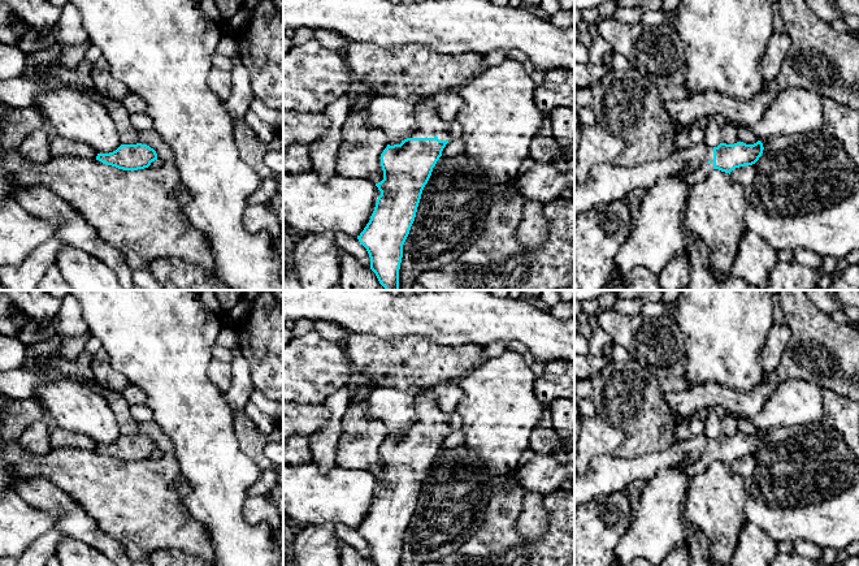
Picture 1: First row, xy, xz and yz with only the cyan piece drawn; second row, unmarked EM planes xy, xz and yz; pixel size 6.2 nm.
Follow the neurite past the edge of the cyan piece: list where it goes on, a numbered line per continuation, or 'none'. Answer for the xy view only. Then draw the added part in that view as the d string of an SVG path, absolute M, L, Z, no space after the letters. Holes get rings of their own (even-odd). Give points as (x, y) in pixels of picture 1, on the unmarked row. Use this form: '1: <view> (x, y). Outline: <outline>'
none

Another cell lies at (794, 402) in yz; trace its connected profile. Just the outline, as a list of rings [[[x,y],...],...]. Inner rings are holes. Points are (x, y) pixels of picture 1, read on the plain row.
[[[786,380],[776,386],[763,409],[754,418],[745,419],[752,422],[759,432],[769,428],[811,425],[823,420],[823,389],[806,380]]]

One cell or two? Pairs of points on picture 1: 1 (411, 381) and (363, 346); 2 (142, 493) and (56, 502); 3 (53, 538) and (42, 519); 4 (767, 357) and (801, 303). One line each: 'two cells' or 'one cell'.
1: one cell
2: two cells
3: two cells
4: two cells

